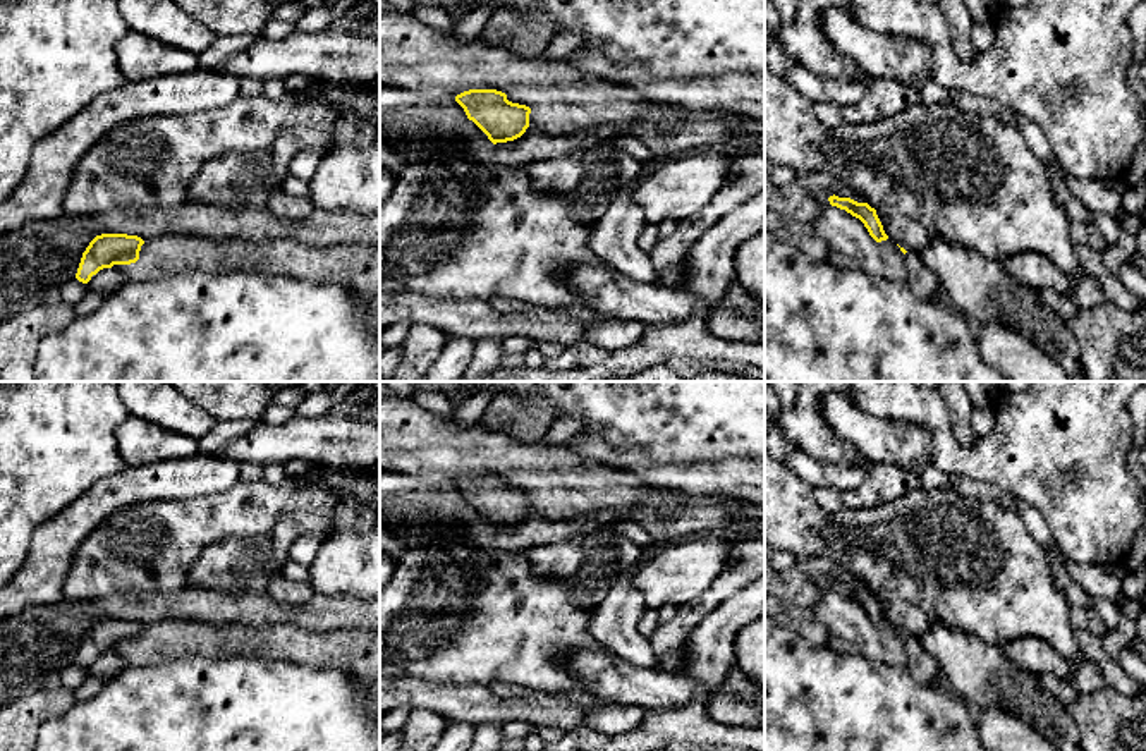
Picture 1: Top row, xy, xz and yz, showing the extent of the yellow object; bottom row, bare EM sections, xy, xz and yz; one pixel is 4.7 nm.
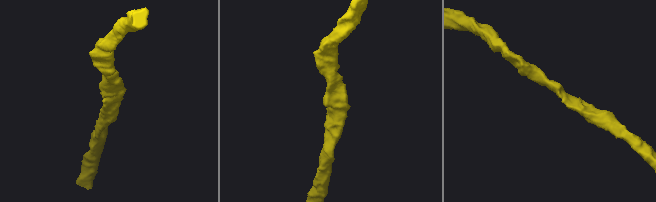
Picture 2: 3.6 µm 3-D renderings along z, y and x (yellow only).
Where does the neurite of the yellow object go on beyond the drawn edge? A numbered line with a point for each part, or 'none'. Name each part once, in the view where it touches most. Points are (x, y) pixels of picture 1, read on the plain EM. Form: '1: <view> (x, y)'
none

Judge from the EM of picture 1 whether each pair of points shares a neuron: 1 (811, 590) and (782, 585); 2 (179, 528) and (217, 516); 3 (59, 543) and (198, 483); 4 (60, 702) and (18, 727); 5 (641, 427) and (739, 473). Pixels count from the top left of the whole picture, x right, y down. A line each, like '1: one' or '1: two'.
1: one
2: one
3: one
4: one
5: two

